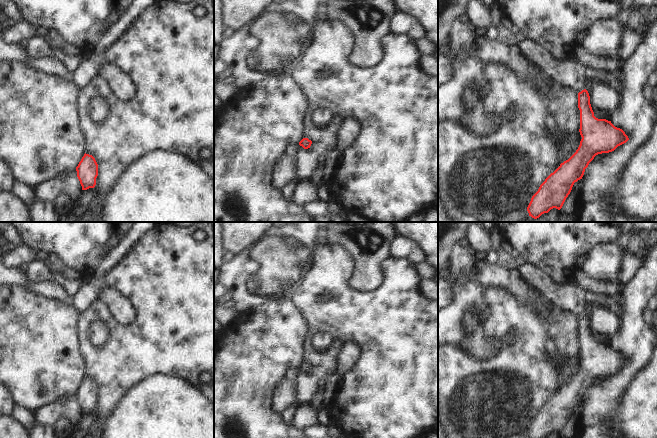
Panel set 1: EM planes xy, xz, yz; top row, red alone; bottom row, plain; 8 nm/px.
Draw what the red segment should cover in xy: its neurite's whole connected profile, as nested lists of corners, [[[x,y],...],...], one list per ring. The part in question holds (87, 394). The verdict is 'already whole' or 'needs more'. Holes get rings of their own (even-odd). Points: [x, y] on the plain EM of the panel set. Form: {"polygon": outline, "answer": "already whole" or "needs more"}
{"polygon": [[[85,377],[76,391],[76,395],[82,414],[95,411],[98,400],[98,388],[92,379]]], "answer": "already whole"}

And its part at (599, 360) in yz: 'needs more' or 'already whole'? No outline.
needs more

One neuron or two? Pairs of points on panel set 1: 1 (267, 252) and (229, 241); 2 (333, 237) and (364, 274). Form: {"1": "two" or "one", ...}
{"1": "two", "2": "one"}

